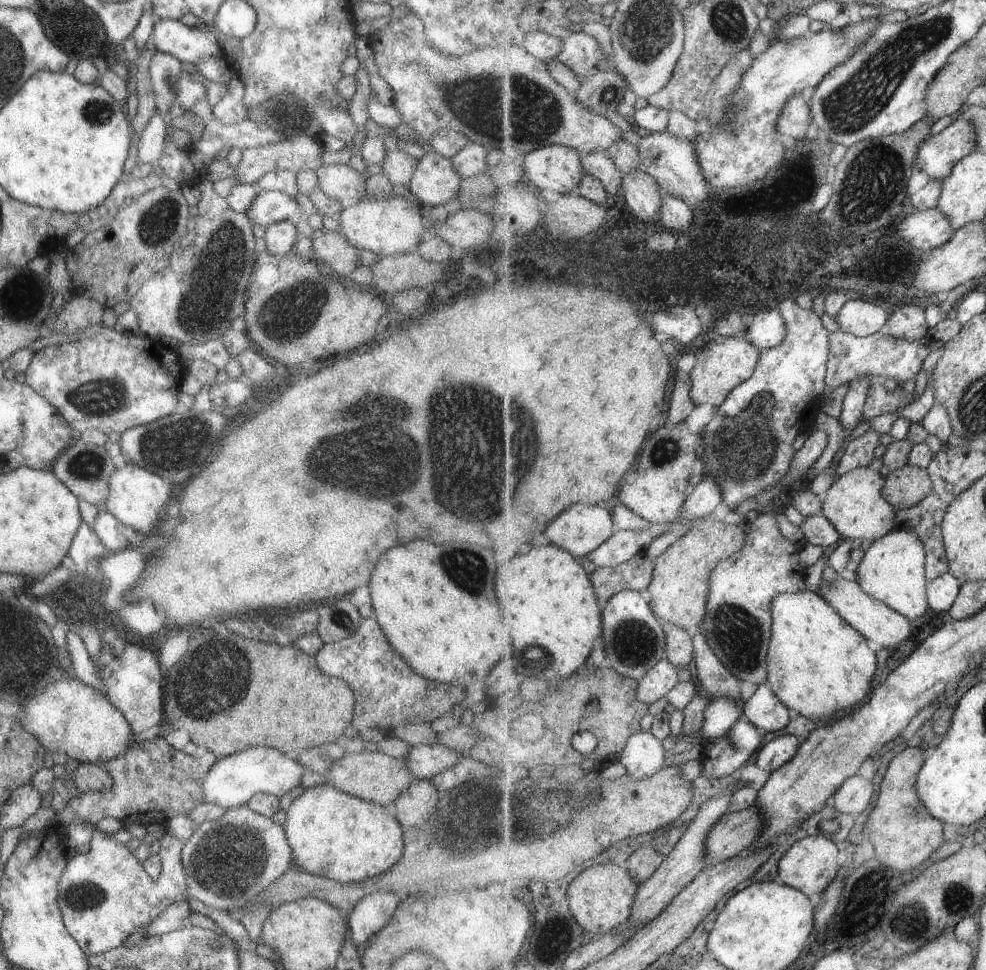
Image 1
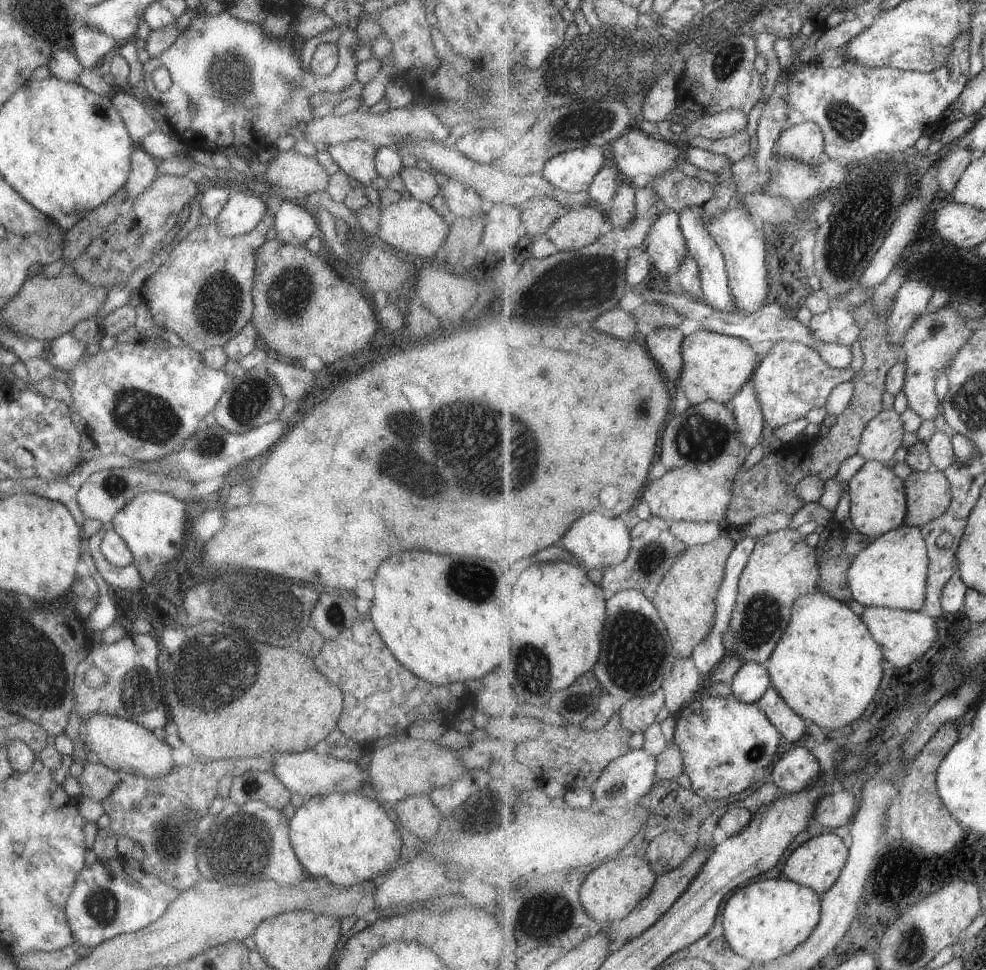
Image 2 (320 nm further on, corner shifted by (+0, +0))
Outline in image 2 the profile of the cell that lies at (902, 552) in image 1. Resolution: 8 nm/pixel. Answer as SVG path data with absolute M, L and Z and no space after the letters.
M907 524L877 537L862 550L848 570L848 585L855 601L866 607L923 611L930 574L930 553L921 527Z

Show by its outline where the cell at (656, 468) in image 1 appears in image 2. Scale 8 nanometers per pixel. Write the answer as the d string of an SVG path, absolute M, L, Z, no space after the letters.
M714 400L702 402L697 406L690 406L680 415L673 416L667 430L663 432L663 448L667 450L669 446L677 448L679 454L685 458L685 462L689 462L689 466L669 470L665 476L651 481L647 490L643 492L645 494L643 500L649 504L651 512L655 516L663 517L671 522L715 521L724 524L727 510L729 510L734 497L734 484L744 470L743 464L745 464L748 454L742 441L742 434L735 413L732 409L727 408L725 403Z

